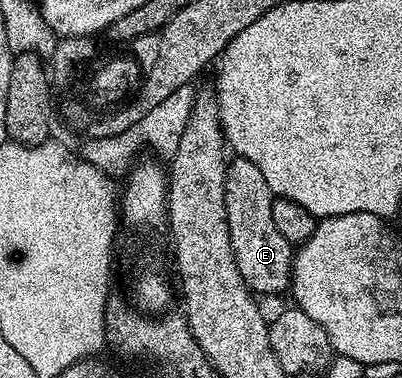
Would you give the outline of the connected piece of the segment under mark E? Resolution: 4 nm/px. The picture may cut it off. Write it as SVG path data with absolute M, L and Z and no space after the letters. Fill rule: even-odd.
M235 156L226 167L224 203L228 215L228 235L240 267L240 275L255 294L282 293L290 289L290 270L294 263L295 250L288 239L280 235L272 219L275 196L270 192L260 167L248 159Z

